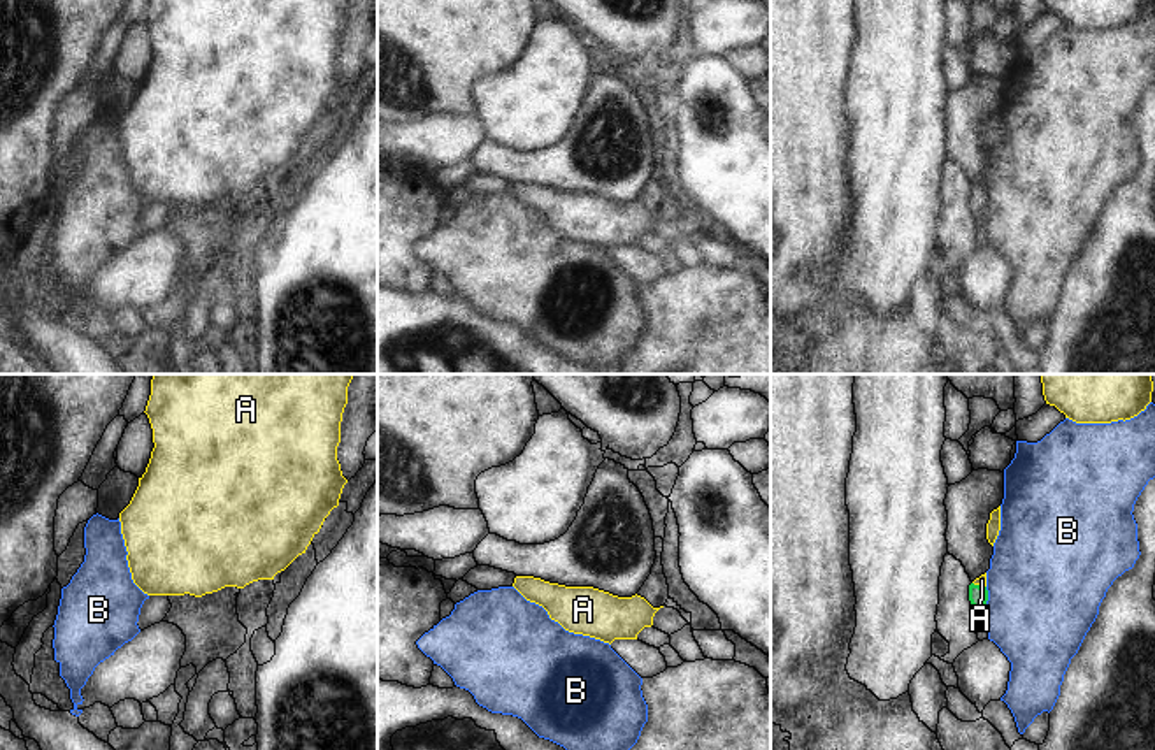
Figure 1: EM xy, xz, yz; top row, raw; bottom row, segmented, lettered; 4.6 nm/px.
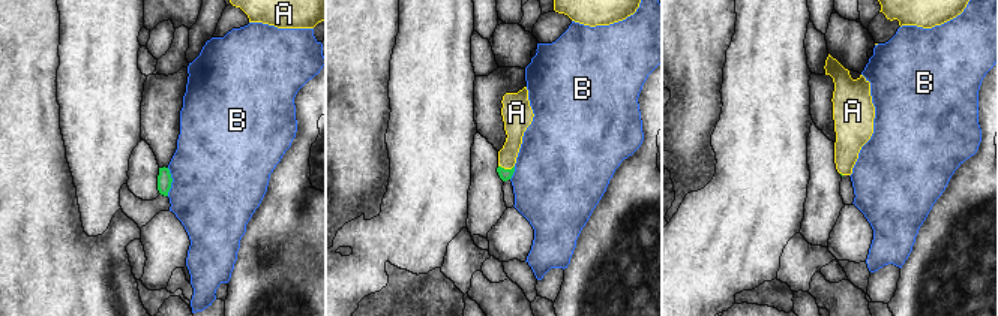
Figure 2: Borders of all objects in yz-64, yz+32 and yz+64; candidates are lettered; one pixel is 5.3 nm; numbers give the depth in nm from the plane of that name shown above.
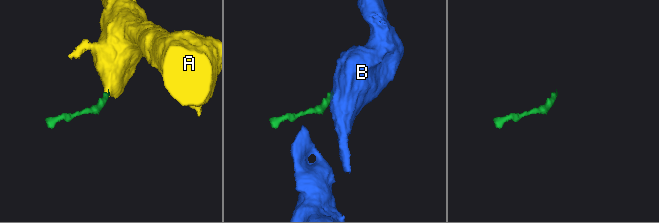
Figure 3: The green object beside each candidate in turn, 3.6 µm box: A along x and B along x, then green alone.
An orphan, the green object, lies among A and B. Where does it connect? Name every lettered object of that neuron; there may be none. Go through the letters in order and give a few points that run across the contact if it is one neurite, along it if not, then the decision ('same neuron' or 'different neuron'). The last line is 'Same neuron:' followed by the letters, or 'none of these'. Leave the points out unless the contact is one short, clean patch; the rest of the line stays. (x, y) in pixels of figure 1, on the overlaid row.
A: line yz (978, 596), (978, 585), (982, 580); same neuron
B: line yz (987, 587), (987, 603), (982, 608); different neuron
Same neuron: A

